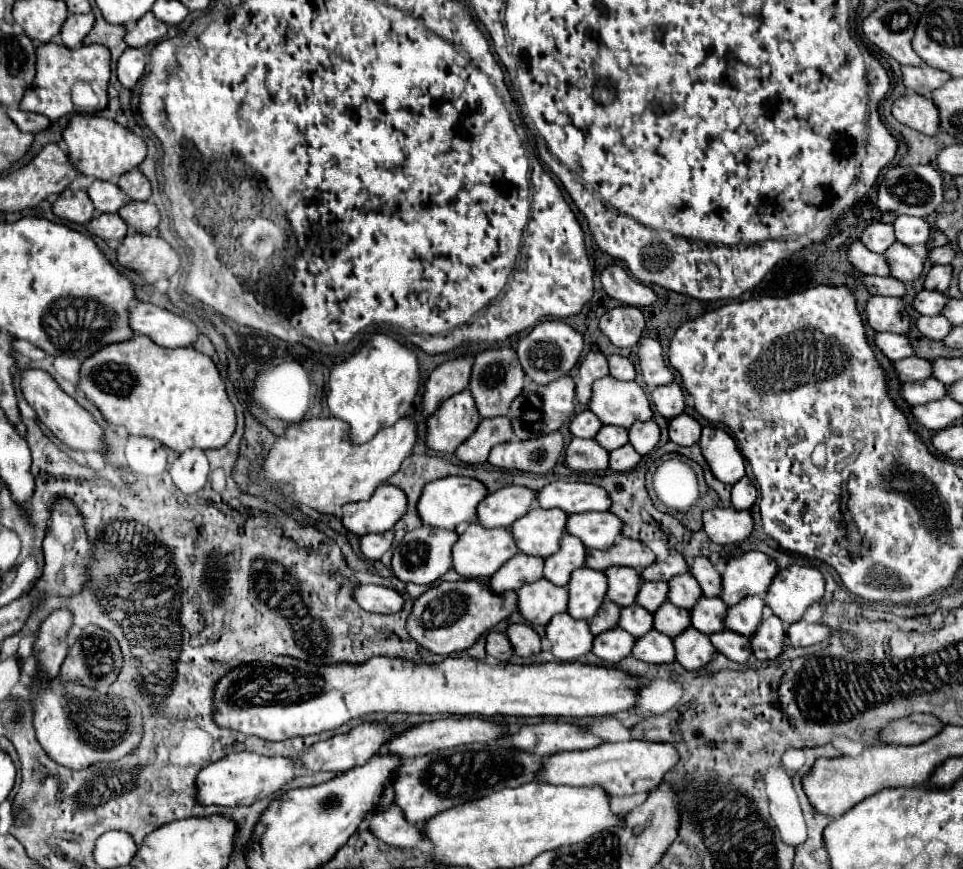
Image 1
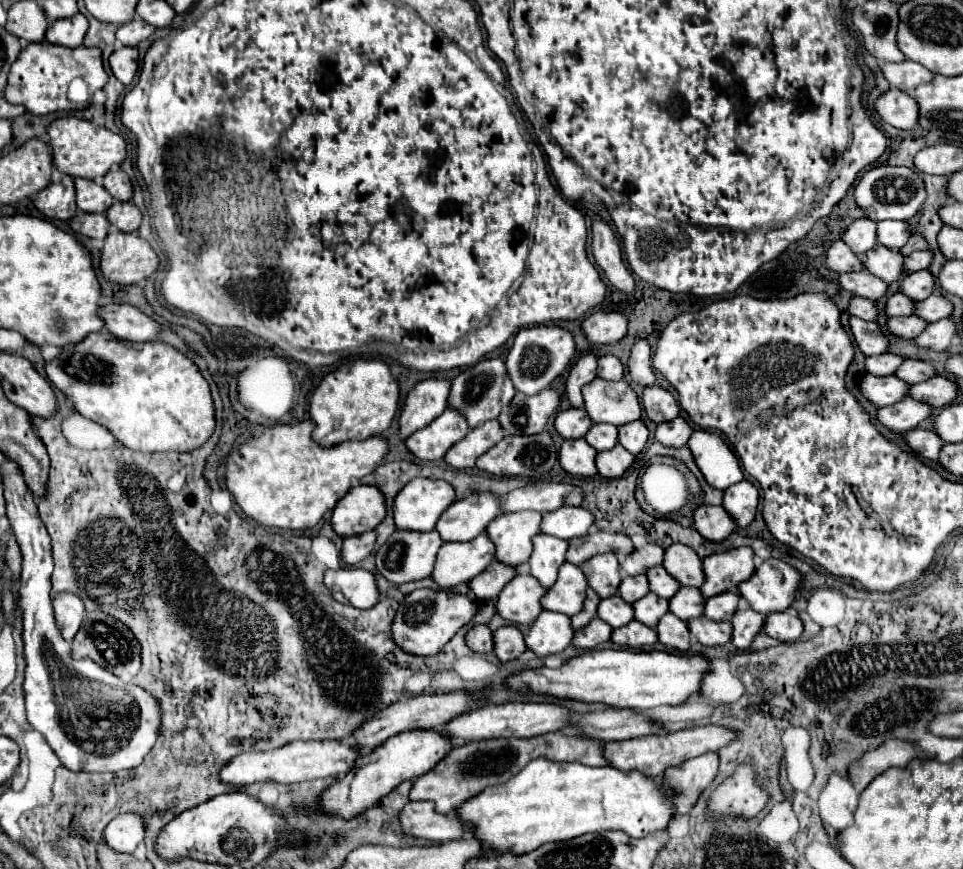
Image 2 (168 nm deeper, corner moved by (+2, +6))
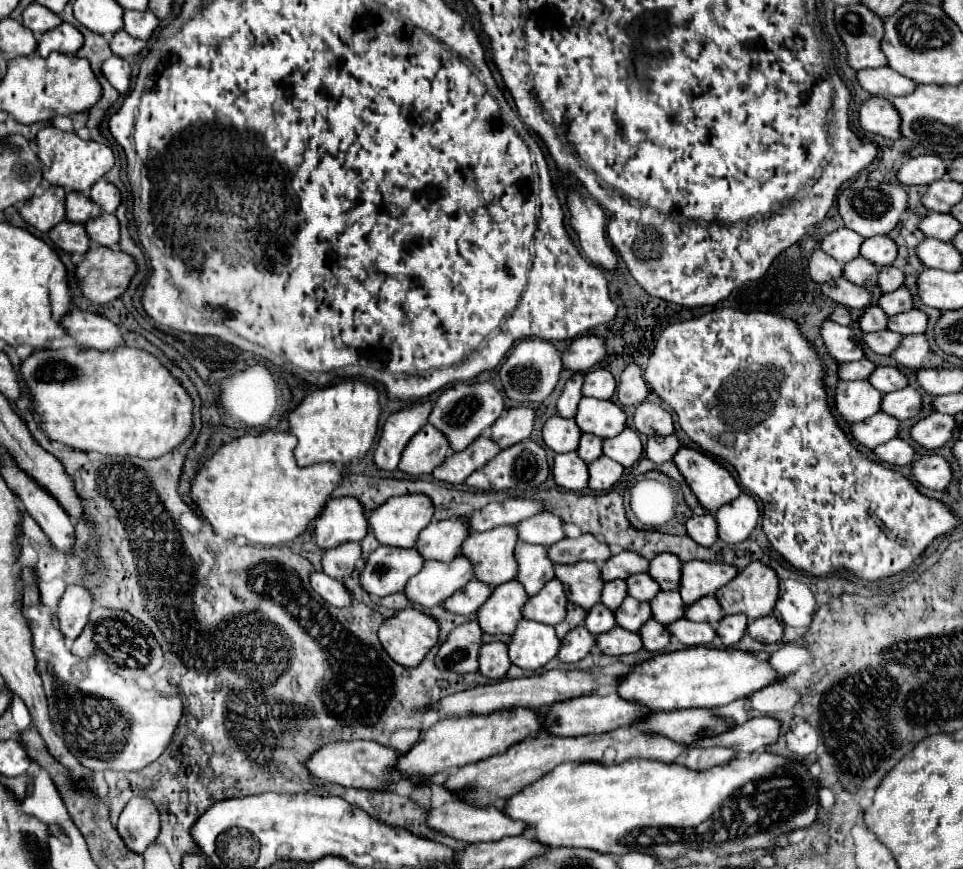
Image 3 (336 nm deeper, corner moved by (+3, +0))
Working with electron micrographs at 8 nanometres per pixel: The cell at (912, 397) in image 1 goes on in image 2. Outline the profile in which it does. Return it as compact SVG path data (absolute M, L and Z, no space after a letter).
M863 375L859 381L859 391L861 395L875 405L877 409L893 405L901 399L907 397L909 385L905 381L897 381L897 377L875 377L875 375Z

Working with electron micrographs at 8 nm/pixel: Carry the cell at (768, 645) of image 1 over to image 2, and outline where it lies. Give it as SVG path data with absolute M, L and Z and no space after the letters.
M737 609L733 615L733 635L731 635L731 643L737 649L749 649L751 641L755 639L755 635L761 631L761 625L765 623L765 617L755 613L753 609Z

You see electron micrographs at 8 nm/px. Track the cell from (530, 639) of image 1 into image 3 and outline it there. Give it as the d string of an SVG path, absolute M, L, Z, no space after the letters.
M502 641L486 643L480 649L480 673L490 677L490 679L502 679L506 677L510 669L510 659L508 659L508 645Z

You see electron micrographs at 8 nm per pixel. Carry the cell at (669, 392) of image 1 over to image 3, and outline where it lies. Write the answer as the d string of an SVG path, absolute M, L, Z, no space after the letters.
M644 401L636 407L634 425L640 433L644 433L648 437L674 433L674 419L672 419L670 411L666 411L662 405L650 403L650 401Z

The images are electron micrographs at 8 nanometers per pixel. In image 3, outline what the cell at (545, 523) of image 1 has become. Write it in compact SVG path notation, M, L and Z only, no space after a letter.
M500 525L490 531L470 533L462 545L462 555L472 559L476 579L496 587L518 575L514 547L518 543L516 525Z

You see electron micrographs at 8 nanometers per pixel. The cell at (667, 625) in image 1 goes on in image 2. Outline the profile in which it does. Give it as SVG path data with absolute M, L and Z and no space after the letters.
M647 593L641 597L641 601L633 603L633 617L639 623L645 623L647 627L655 627L657 621L669 611L669 601L663 597L657 597L655 593Z

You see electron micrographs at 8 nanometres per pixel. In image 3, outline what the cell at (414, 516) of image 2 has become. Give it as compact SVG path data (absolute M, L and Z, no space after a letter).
M424 493L390 497L370 513L368 525L382 545L412 547L420 531L432 521L434 505Z

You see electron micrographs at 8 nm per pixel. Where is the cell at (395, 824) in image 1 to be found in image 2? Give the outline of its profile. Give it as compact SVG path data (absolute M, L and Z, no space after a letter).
M411 801L399 813L403 831L413 837L429 839L435 843L445 843L451 839L461 839L465 833L473 831L473 825L459 821L455 815L441 815L435 811L433 801Z

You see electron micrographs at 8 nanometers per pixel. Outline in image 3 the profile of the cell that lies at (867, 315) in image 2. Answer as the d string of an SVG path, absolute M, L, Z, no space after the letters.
M838 305L838 307L832 311L830 319L832 319L832 321L836 321L836 323L840 323L840 325L852 325L850 311L848 311L846 307L842 307L842 305Z

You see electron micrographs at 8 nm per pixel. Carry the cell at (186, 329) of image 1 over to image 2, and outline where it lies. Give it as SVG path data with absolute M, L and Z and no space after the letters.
M103 305L99 317L105 321L105 329L113 333L121 341L137 343L137 341L153 341L159 337L161 325L141 313L131 305Z

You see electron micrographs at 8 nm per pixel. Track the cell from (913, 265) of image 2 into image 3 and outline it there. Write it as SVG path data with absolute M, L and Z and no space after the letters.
M882 267L878 285L884 293L890 293L890 291L898 289L902 283L904 283L904 271L900 271L896 267Z

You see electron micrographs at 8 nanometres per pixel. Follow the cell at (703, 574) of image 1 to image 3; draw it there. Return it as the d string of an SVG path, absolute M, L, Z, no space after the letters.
M660 553L650 561L648 573L660 583L662 591L678 591L682 577L682 561L676 555Z

